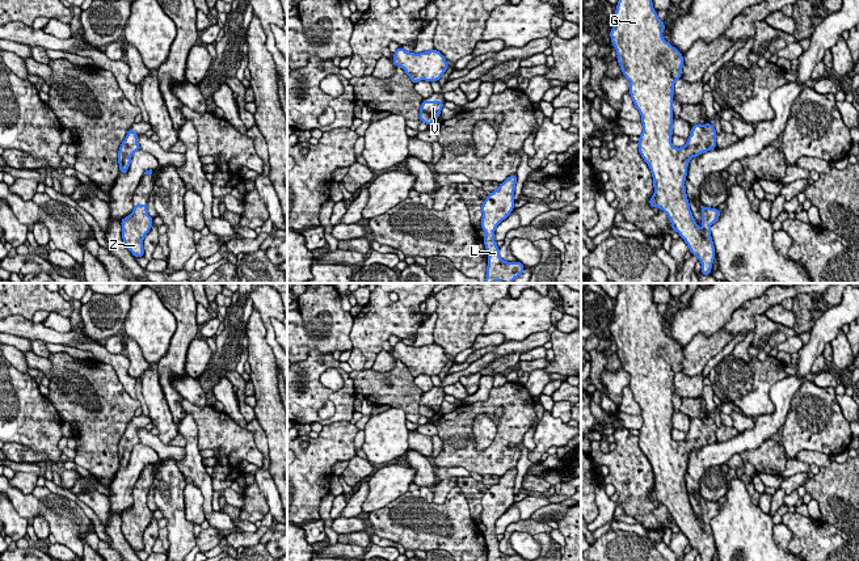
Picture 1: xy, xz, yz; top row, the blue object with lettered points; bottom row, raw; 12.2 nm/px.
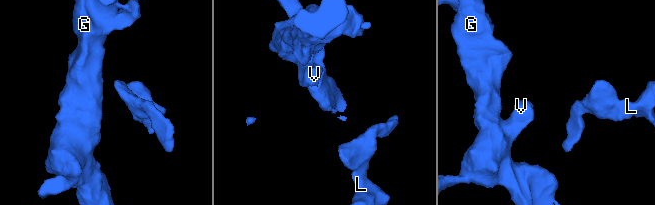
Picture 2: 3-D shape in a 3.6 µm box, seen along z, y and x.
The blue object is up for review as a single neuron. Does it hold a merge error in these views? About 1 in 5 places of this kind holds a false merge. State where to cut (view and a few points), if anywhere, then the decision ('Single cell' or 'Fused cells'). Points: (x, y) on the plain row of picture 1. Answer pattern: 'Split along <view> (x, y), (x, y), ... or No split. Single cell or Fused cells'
No split. Single cell

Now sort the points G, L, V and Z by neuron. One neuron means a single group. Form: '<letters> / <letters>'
G L V Z

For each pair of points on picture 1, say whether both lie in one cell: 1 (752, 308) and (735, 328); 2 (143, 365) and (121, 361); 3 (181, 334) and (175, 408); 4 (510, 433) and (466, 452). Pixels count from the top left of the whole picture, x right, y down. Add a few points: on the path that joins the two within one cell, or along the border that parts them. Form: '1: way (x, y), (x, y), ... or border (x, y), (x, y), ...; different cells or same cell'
1: way (746, 313), (739, 323); same cell
2: border (126, 357), (129, 372), (135, 379); different cells
3: way (177, 353), (175, 361), (167, 368), (168, 389); same cell
4: way (500, 443), (488, 455), (476, 455); same cell

